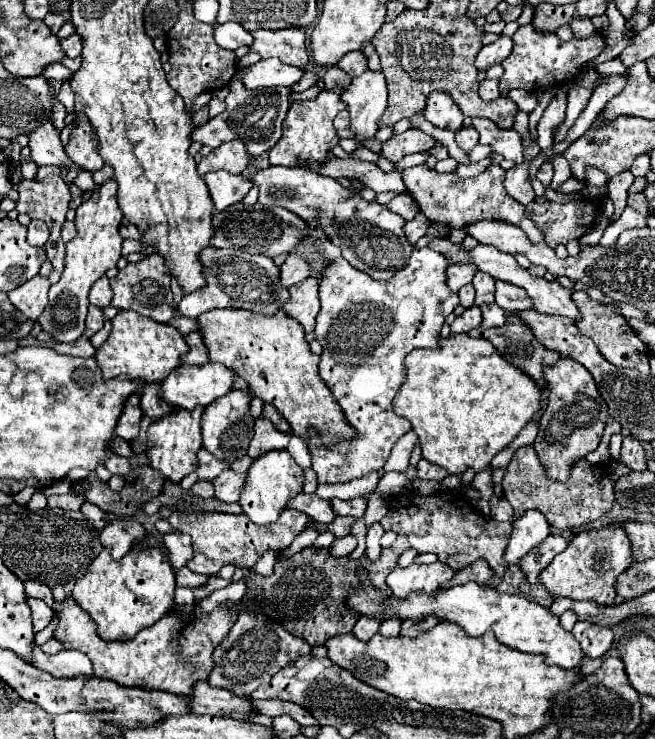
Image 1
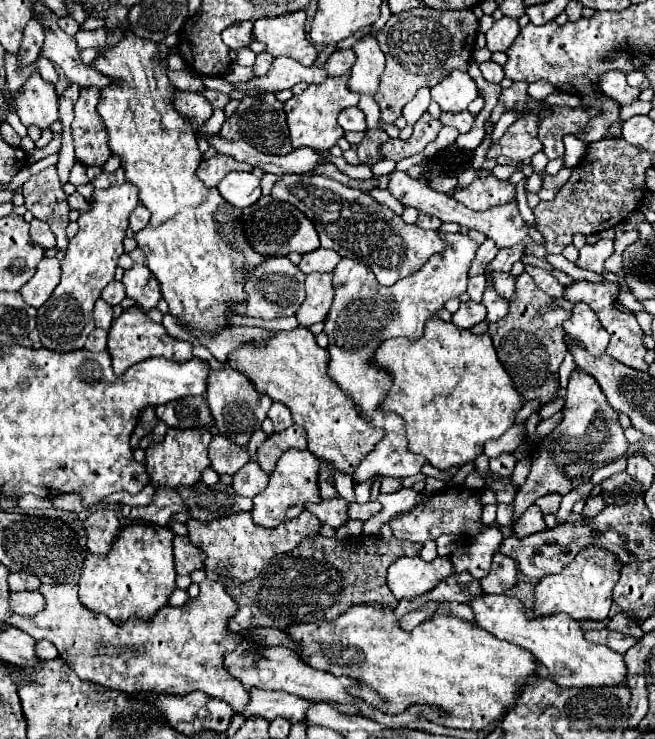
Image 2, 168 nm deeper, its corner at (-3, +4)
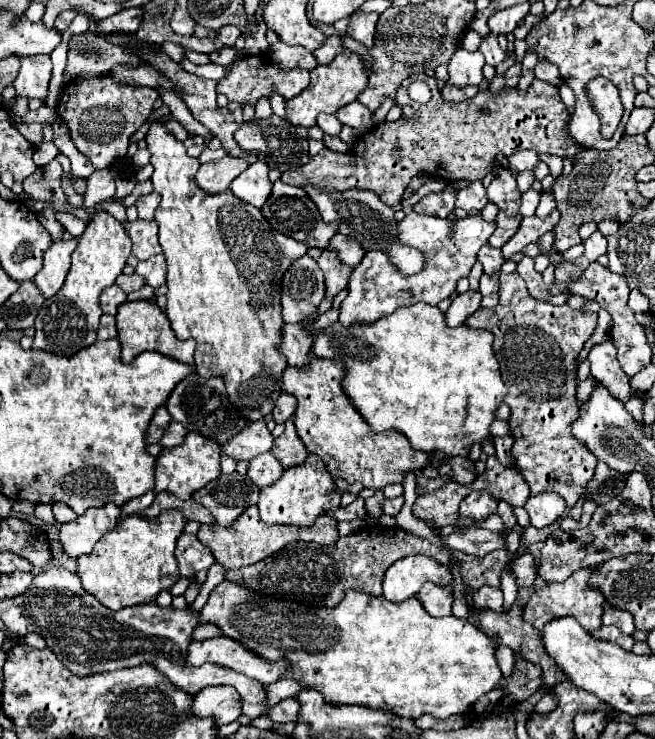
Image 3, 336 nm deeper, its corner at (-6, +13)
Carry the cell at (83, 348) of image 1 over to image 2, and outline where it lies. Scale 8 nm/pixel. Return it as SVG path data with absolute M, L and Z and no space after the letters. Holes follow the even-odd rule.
M94 328L92 334L88 336L88 342L86 342L84 348L88 348L90 352L102 352L102 350L106 350L106 336L108 336L106 330Z

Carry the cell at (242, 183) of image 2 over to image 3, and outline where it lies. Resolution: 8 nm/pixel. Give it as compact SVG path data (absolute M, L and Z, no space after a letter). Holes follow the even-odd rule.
M263 159L251 163L235 181L231 181L231 191L241 201L247 201L255 207L261 207L271 193L271 181L267 177L269 167Z

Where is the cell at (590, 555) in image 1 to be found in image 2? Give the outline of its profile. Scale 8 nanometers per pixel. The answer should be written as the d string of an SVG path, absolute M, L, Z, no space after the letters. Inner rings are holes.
M588 546L582 550L572 564L568 564L560 574L552 574L540 580L534 588L534 618L552 616L558 612L570 614L574 620L604 620L608 618L612 606L612 588L620 578L620 562L606 550L598 546Z

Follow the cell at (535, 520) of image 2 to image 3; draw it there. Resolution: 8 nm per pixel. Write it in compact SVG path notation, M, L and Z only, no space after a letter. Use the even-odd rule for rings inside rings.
M539 493L535 497L529 497L529 501L525 503L525 509L529 513L531 525L541 529L563 515L565 501L555 493Z

